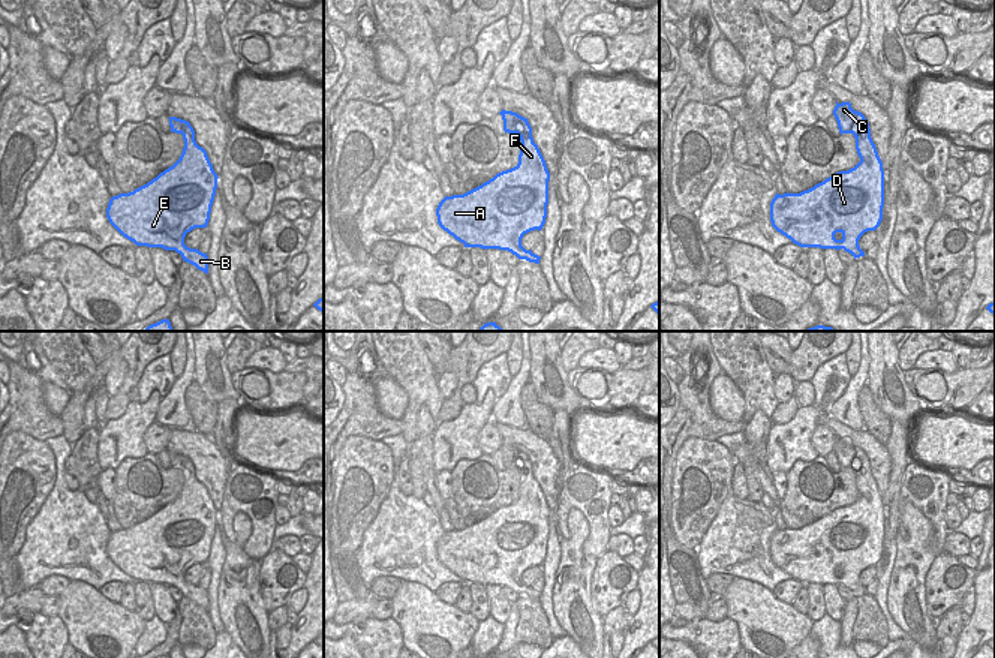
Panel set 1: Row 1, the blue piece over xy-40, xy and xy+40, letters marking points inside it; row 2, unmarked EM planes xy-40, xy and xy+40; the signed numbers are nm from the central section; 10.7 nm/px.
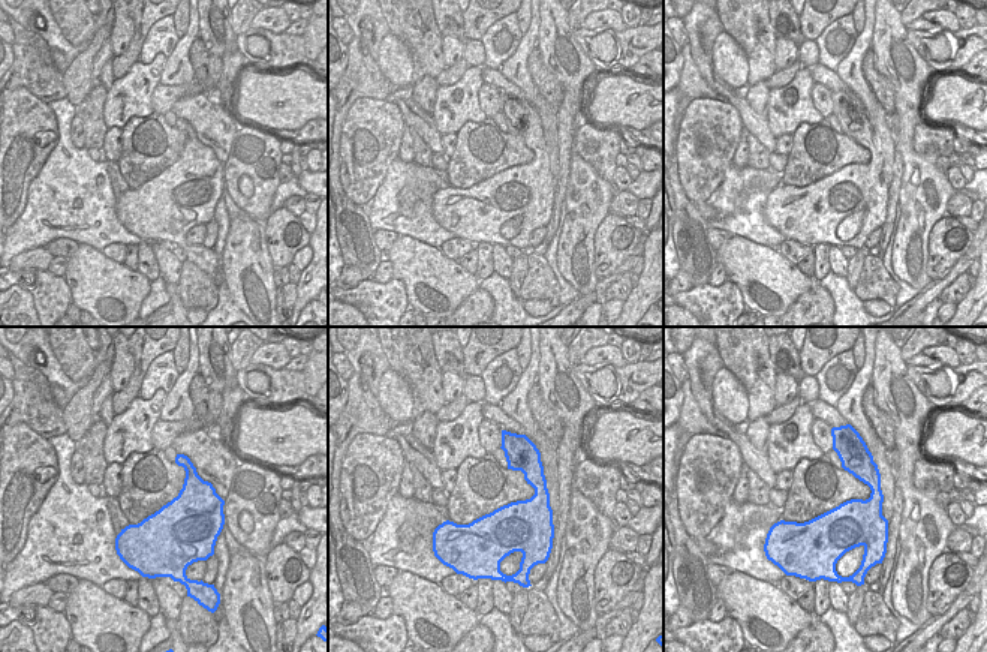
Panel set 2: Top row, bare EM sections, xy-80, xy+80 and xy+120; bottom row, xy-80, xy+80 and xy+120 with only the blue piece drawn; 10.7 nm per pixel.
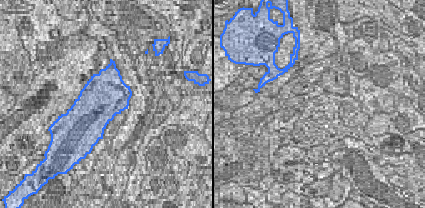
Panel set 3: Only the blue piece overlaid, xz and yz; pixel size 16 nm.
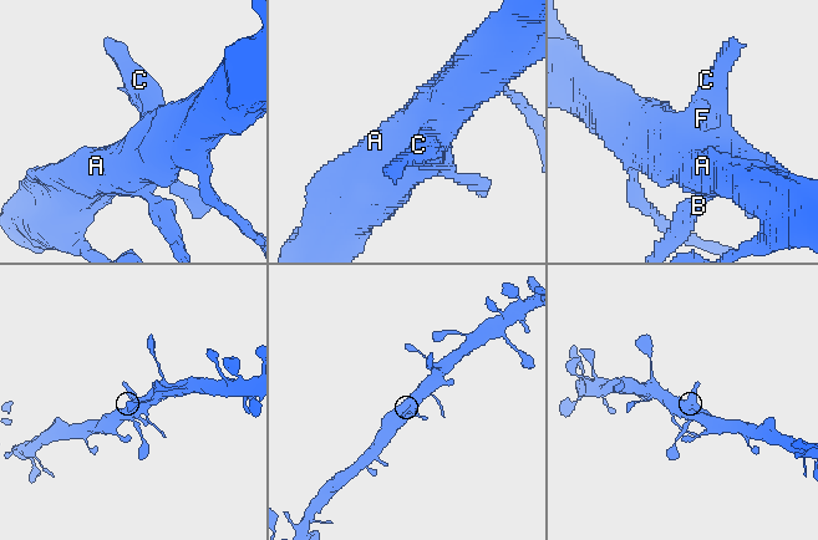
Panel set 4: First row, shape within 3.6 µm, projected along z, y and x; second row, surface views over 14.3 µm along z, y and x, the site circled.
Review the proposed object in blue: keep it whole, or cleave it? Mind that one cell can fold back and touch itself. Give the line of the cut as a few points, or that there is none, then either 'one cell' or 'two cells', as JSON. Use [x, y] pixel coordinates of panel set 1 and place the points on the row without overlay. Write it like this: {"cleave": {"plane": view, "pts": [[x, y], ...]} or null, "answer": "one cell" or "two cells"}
{"cleave": null, "answer": "one cell"}

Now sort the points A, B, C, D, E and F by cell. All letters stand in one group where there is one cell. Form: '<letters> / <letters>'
A B C D E F

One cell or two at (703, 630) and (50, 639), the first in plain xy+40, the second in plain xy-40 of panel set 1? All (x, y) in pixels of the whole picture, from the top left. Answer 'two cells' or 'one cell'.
one cell

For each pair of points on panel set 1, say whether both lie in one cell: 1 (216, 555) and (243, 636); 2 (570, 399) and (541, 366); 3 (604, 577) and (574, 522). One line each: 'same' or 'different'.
1: different
2: same
3: different

